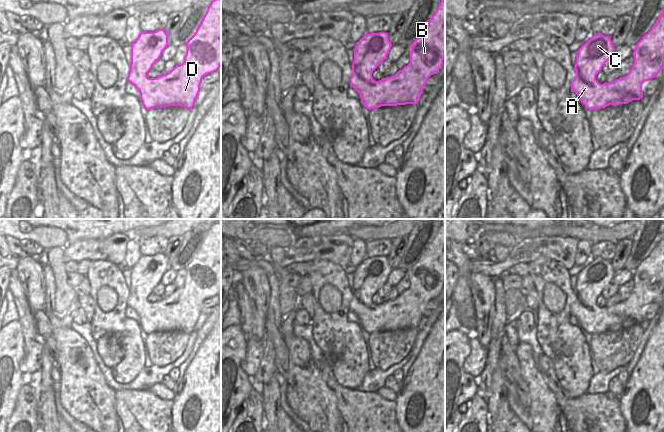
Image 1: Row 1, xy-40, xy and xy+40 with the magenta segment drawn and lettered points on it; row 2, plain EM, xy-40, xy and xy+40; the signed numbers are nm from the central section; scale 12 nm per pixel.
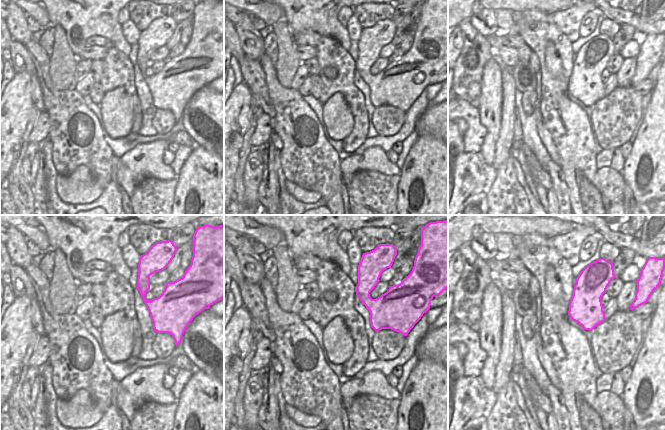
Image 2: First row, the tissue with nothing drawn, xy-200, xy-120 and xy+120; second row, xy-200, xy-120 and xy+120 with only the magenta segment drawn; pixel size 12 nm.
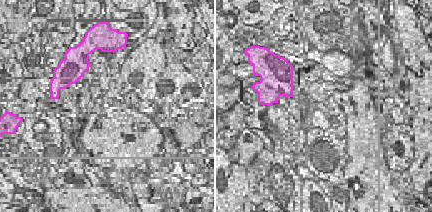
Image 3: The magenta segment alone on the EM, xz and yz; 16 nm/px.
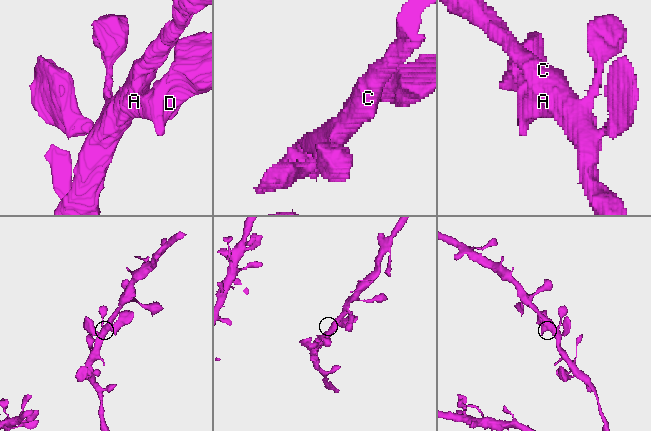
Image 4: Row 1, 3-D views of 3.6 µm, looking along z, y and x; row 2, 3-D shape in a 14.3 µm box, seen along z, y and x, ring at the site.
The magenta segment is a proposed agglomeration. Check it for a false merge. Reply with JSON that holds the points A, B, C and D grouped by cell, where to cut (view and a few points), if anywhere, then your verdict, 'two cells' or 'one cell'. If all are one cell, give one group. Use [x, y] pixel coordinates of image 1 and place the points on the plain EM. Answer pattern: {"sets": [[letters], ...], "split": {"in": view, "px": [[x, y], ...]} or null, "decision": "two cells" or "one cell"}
{"sets": [["A", "B", "C", "D"]], "split": null, "decision": "one cell"}

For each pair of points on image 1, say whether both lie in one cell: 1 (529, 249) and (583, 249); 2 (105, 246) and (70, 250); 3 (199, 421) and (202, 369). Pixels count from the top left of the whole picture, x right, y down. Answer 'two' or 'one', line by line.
1: two
2: one
3: one

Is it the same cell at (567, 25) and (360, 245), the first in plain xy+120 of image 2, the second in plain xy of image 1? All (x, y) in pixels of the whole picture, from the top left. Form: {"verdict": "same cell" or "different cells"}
{"verdict": "different cells"}

